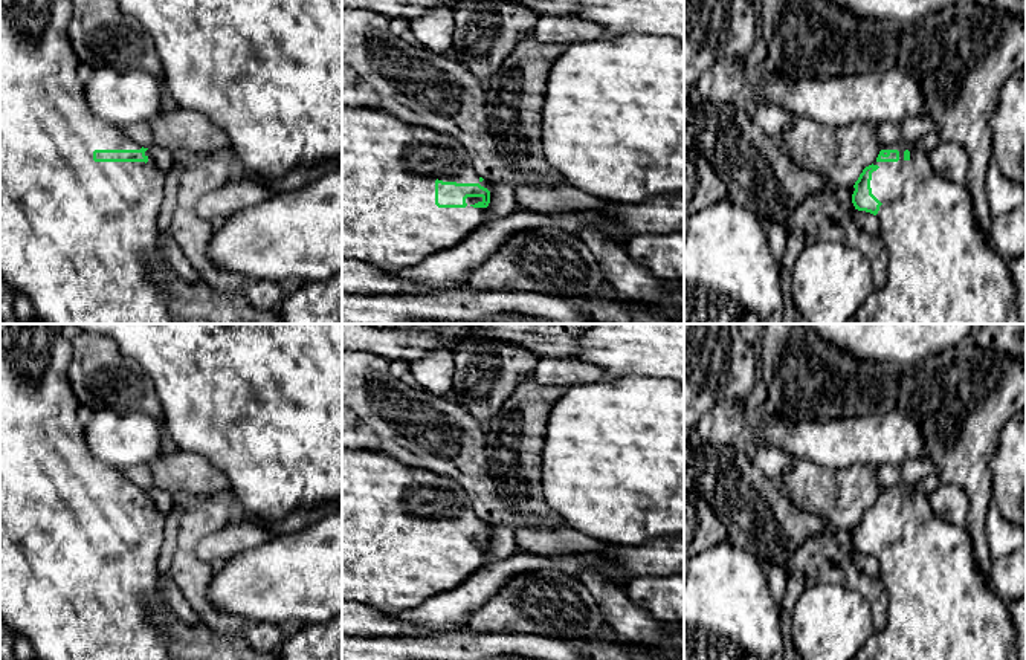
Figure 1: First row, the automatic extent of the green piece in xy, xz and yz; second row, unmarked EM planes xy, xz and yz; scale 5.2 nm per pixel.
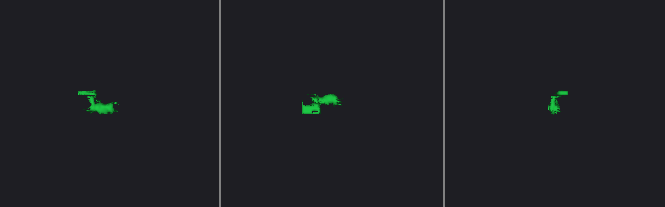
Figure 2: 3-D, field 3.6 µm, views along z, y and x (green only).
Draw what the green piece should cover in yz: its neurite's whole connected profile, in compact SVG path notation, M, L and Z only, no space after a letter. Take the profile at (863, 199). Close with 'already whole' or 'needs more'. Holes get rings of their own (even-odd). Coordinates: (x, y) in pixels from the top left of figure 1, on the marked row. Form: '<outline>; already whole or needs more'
M899 139L892 145L882 145L876 160L866 167L852 189L852 203L855 209L866 211L879 220L879 238L887 248L887 280L881 289L875 289L864 306L853 316L857 324L1020 324L1017 312L1017 286L1005 263L992 249L989 240L976 223L973 199L966 185L959 185L939 176L930 162L930 151L916 144Z; needs more

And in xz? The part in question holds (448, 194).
M342 107L342 260L360 260L389 272L417 266L434 254L457 246L484 225L492 189L493 183L476 174L469 151L455 138L402 122L382 110Z; needs more

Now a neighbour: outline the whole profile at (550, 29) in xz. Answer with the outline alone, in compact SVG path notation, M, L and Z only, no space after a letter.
M544 15L530 35L539 44L573 44L606 38L606 31L595 23L585 21L574 15Z

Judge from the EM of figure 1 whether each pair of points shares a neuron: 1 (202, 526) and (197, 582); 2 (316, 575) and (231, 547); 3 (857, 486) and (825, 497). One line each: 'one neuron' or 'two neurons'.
1: one neuron
2: two neurons
3: one neuron

